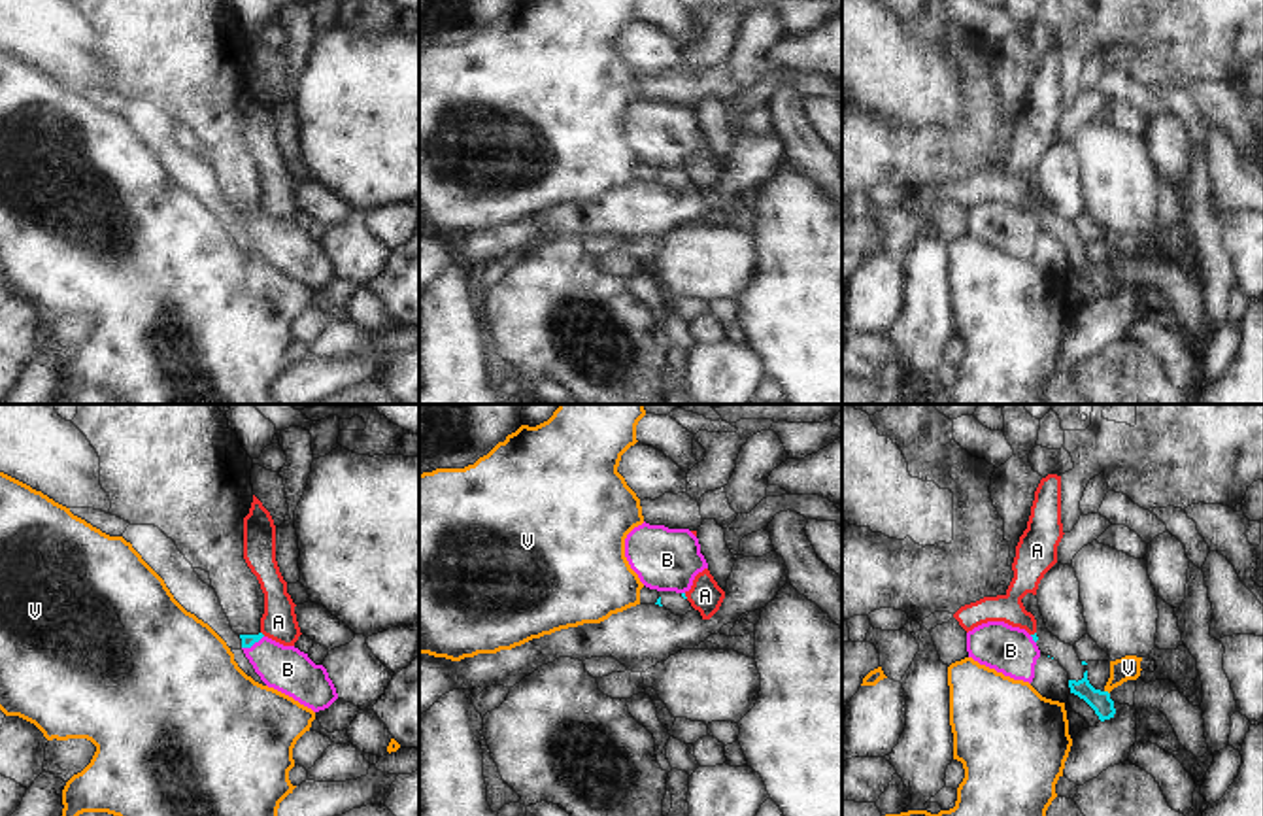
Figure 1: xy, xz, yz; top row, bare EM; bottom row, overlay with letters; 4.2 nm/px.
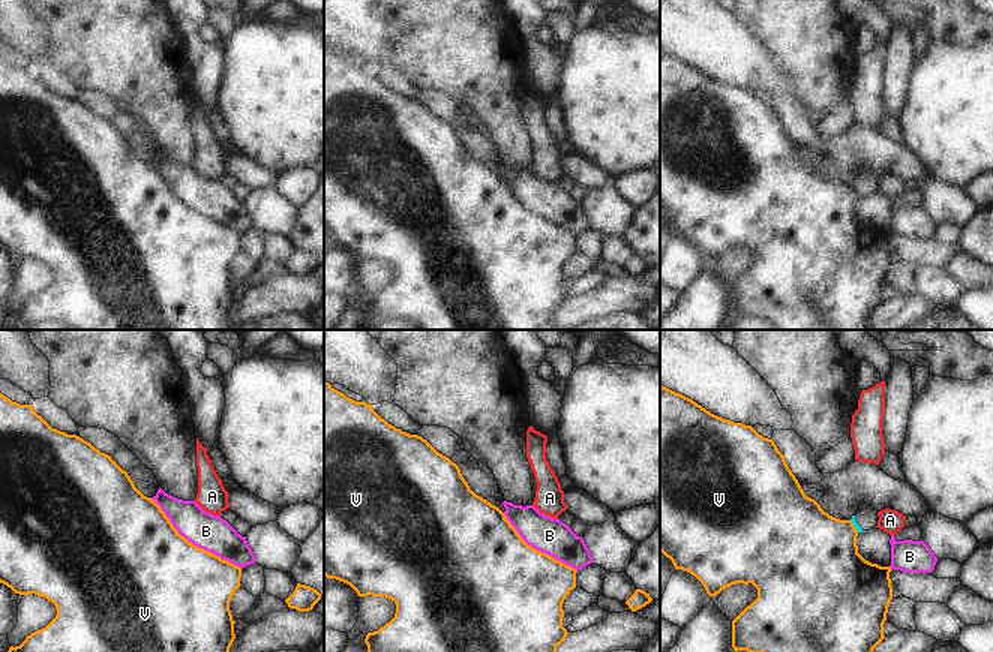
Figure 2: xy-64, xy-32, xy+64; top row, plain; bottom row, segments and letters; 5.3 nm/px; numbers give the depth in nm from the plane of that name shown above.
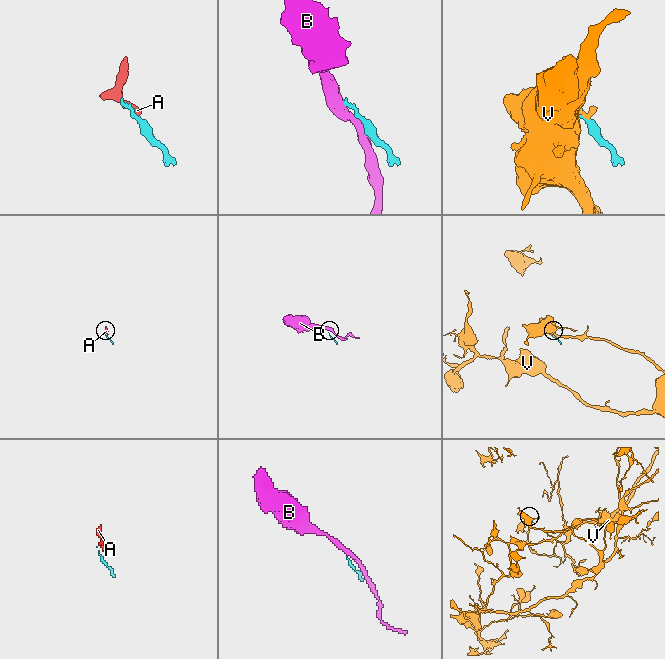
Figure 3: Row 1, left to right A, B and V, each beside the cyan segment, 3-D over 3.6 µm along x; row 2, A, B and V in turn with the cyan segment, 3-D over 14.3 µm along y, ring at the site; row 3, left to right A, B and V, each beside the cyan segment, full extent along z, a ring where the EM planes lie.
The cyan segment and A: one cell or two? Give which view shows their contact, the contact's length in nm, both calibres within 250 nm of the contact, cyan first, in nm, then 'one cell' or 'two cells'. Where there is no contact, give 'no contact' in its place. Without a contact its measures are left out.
xz | 30 nm | 20/140 nm | two cells

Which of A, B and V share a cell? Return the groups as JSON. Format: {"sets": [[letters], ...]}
{"sets": [["A"], ["B"], ["V"]]}

